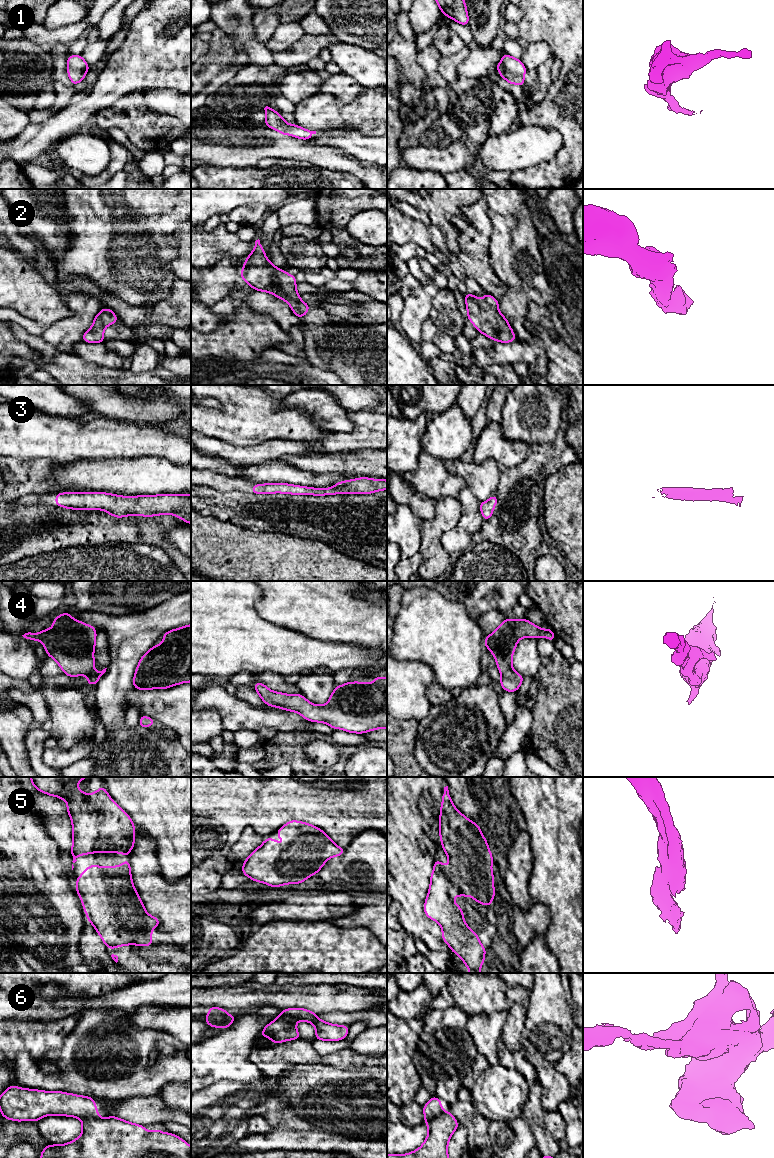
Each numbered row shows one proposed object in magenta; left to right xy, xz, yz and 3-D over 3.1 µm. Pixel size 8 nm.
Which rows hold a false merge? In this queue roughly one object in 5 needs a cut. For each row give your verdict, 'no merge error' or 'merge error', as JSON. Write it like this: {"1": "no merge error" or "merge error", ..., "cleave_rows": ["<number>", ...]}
{"1": "no merge error", "2": "no merge error", "3": "no merge error", "4": "no merge error", "5": "no merge error", "6": "merge error", "cleave_rows": ["6"]}

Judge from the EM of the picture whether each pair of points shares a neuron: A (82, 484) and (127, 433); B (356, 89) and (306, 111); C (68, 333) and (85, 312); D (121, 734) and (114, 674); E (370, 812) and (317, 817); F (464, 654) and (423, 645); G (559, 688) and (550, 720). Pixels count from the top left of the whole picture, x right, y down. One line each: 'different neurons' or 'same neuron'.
A: different neurons
B: different neurons
C: same neuron
D: same neuron
E: same neuron
F: same neuron
G: same neuron

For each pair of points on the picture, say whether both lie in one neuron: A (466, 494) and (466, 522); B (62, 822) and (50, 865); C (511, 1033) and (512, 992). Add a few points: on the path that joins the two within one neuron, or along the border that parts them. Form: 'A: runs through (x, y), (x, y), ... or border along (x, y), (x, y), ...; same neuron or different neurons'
A: runs through (468, 501), (469, 515); same neuron
B: border along (42, 823), (45, 830), (60, 849); different neurons
C: runs through (514, 1023), (517, 1013), (517, 1002); same neuron

